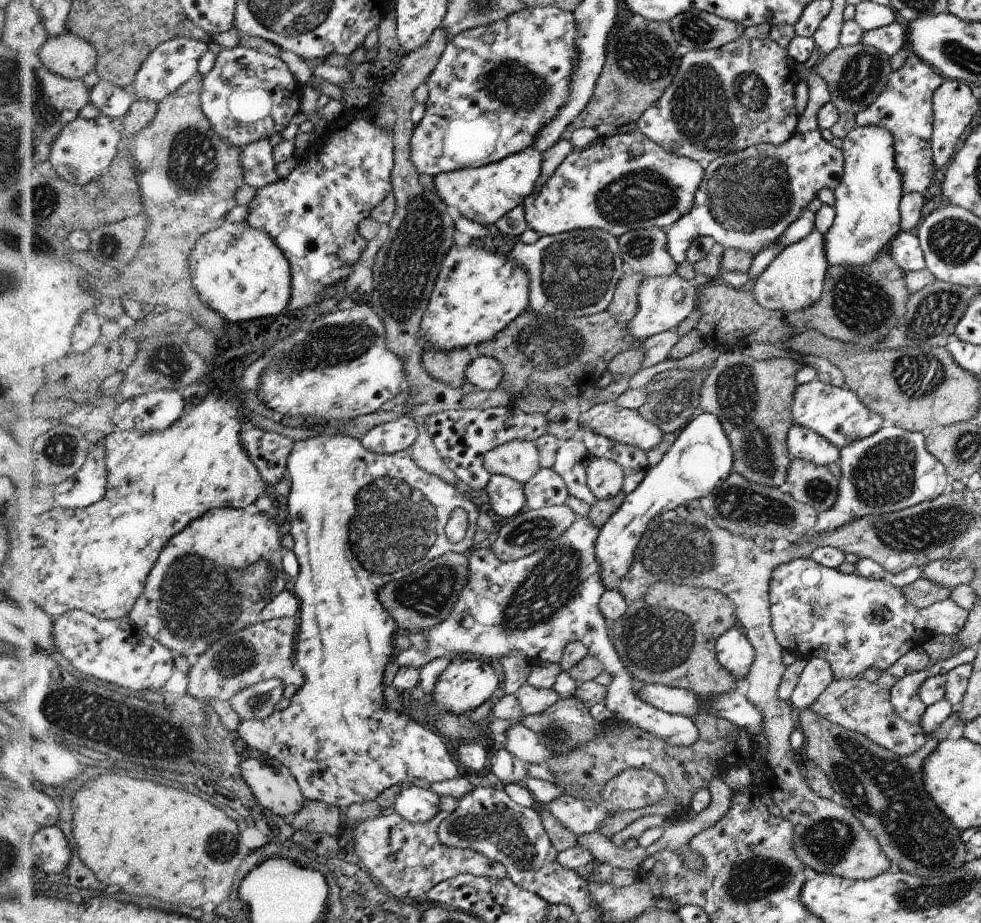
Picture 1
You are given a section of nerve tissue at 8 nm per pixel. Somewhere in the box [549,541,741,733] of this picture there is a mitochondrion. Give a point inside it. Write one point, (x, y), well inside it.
(656, 640)

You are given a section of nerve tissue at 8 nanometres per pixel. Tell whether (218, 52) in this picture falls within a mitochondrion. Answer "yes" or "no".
no

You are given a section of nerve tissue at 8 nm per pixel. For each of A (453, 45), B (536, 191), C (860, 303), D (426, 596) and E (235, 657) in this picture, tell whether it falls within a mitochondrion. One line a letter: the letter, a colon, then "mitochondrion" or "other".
A: other
B: other
C: mitochondrion
D: mitochondrion
E: mitochondrion

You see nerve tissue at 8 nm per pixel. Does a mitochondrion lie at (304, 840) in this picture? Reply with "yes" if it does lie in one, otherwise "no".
no

